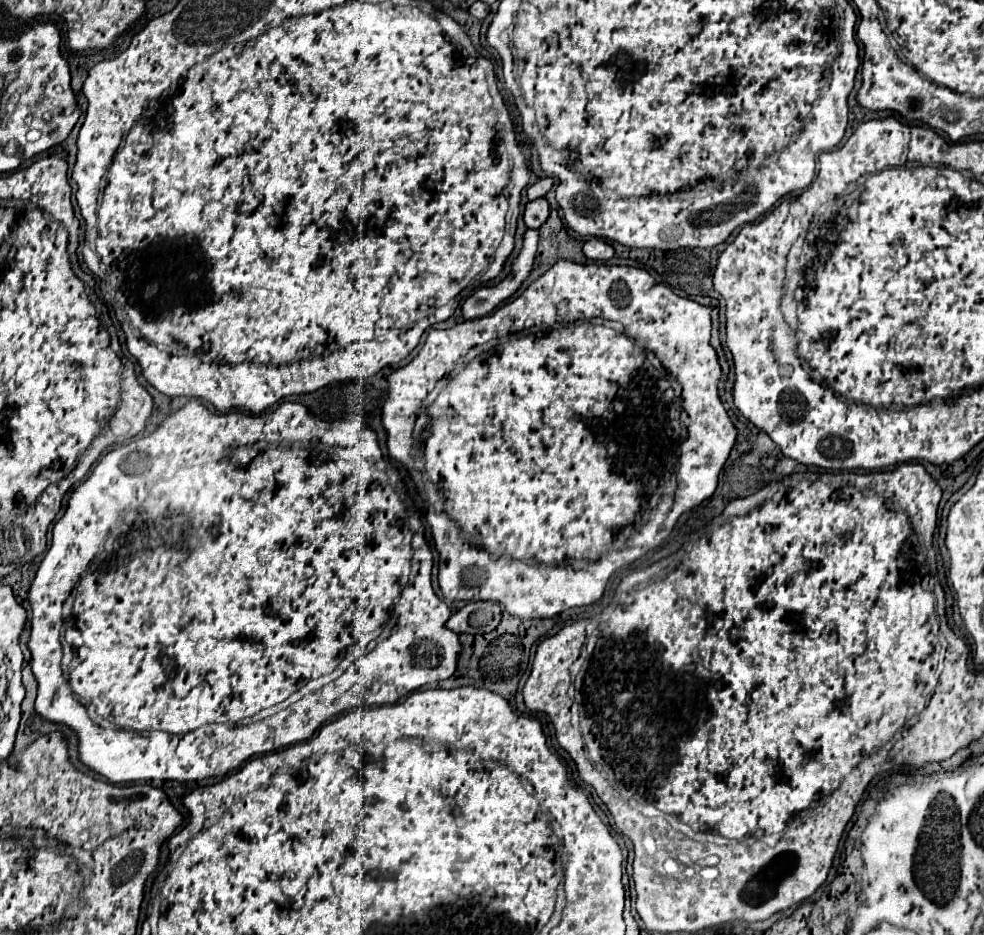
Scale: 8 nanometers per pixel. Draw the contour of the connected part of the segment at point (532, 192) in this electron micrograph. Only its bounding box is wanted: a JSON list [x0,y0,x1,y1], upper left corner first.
[528,177,554,199]

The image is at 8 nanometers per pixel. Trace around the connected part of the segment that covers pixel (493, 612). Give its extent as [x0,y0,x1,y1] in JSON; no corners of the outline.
[446,601,502,633]

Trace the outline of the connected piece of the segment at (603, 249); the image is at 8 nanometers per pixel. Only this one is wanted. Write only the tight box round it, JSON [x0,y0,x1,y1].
[584,239,614,261]

